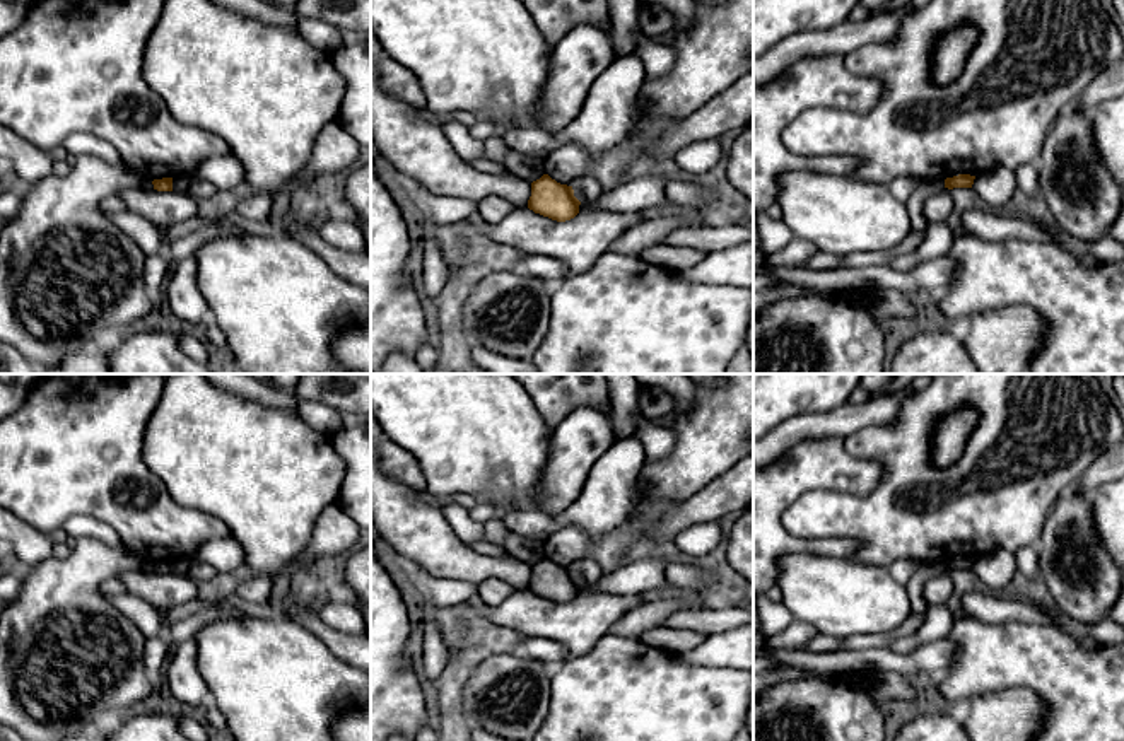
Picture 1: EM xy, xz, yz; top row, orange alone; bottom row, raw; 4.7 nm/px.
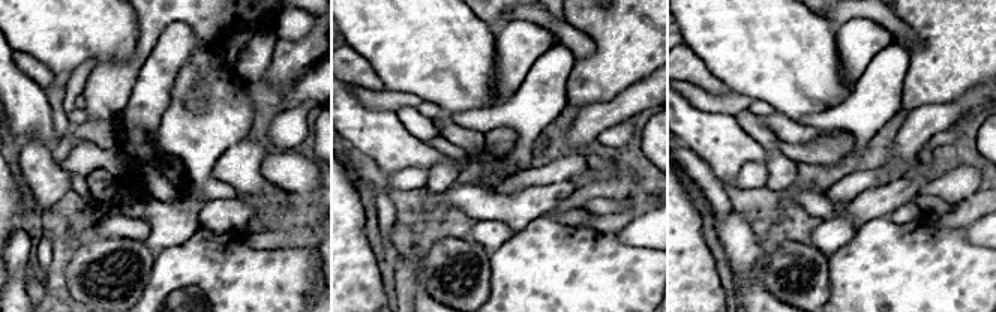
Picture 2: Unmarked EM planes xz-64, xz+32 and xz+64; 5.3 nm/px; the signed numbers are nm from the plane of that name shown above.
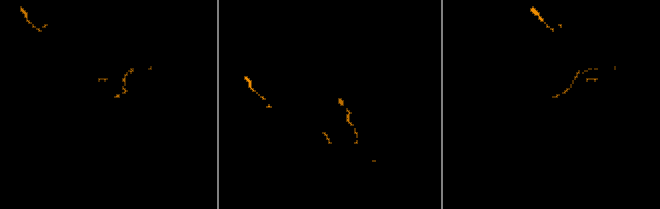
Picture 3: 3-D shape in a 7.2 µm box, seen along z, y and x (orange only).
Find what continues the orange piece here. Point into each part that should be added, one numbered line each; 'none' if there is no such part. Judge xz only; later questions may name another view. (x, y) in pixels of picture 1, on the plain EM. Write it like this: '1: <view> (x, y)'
none

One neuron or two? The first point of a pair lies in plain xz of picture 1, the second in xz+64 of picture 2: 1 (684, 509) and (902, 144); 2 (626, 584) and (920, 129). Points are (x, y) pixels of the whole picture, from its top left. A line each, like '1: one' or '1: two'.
1: one
2: two

